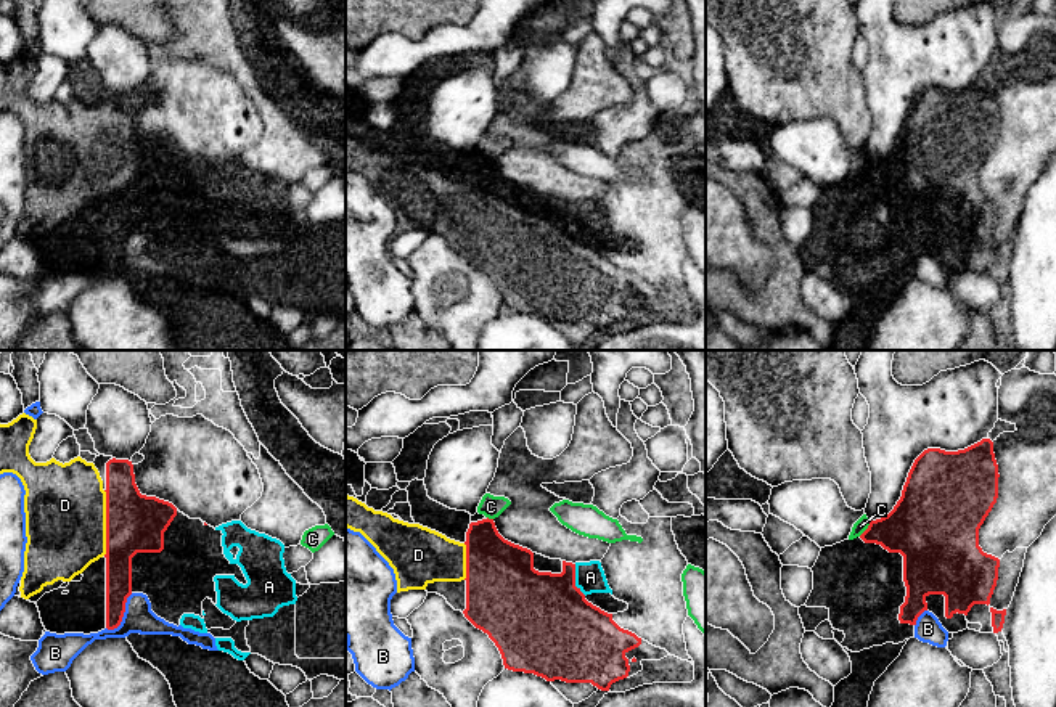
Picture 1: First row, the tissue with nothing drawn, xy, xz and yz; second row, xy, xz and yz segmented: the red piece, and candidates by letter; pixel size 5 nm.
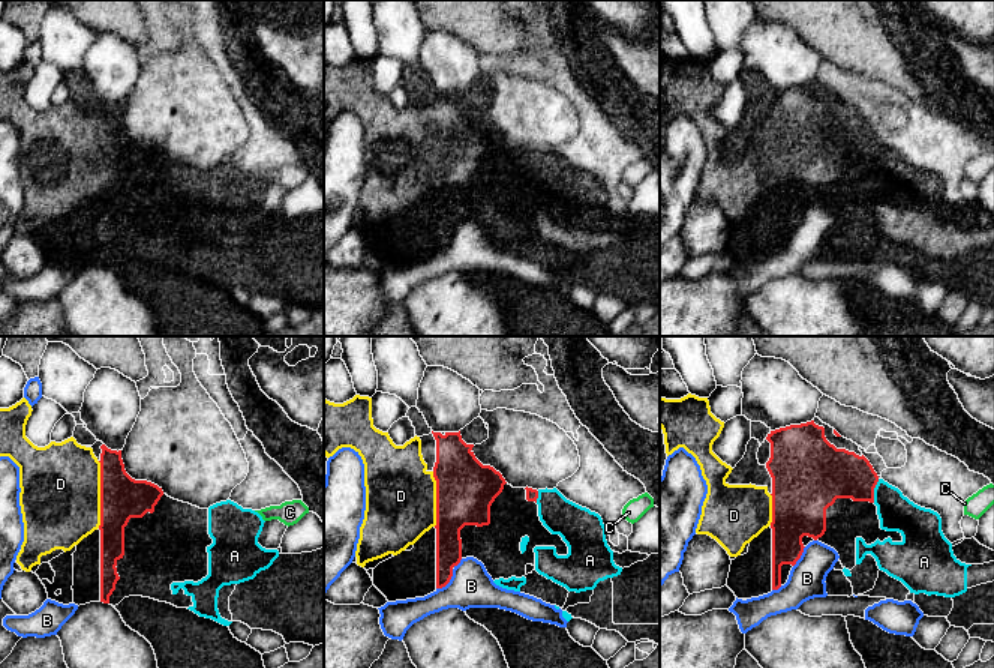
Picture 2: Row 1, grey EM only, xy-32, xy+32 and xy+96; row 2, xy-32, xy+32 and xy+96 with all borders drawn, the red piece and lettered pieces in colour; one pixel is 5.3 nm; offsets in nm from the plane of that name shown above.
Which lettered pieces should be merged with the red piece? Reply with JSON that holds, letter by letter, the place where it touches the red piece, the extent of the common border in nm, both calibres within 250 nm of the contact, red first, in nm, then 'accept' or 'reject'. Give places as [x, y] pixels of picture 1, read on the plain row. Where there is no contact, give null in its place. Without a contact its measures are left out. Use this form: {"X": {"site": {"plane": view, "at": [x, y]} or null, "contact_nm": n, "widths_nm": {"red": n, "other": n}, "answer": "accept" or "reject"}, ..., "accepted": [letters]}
{"A": {"site": {"plane": "xz", "at": [574, 220]}, "contact_nm": 170, "widths_nm": {"red": 480, "other": 150}, "answer": "accept"}, "B": {"site": {"plane": "xy", "at": [122, 254]}, "contact_nm": 220, "widths_nm": {"red": 130, "other": 150}, "answer": "reject"}, "C": {"site": {"plane": "yz", "at": [867, 169]}, "contact_nm": 100, "widths_nm": {"red": 300, "other": 70}, "answer": "reject"}, "D": {"site": {"plane": "xy", "at": [106, 163]}, "contact_nm": 320, "widths_nm": {"red": 300, "other": 400}, "answer": "accept"}, "accepted": ["A", "D"]}

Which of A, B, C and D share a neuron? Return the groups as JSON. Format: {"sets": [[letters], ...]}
{"sets": [["A", "D"], ["B"], ["C"]]}

